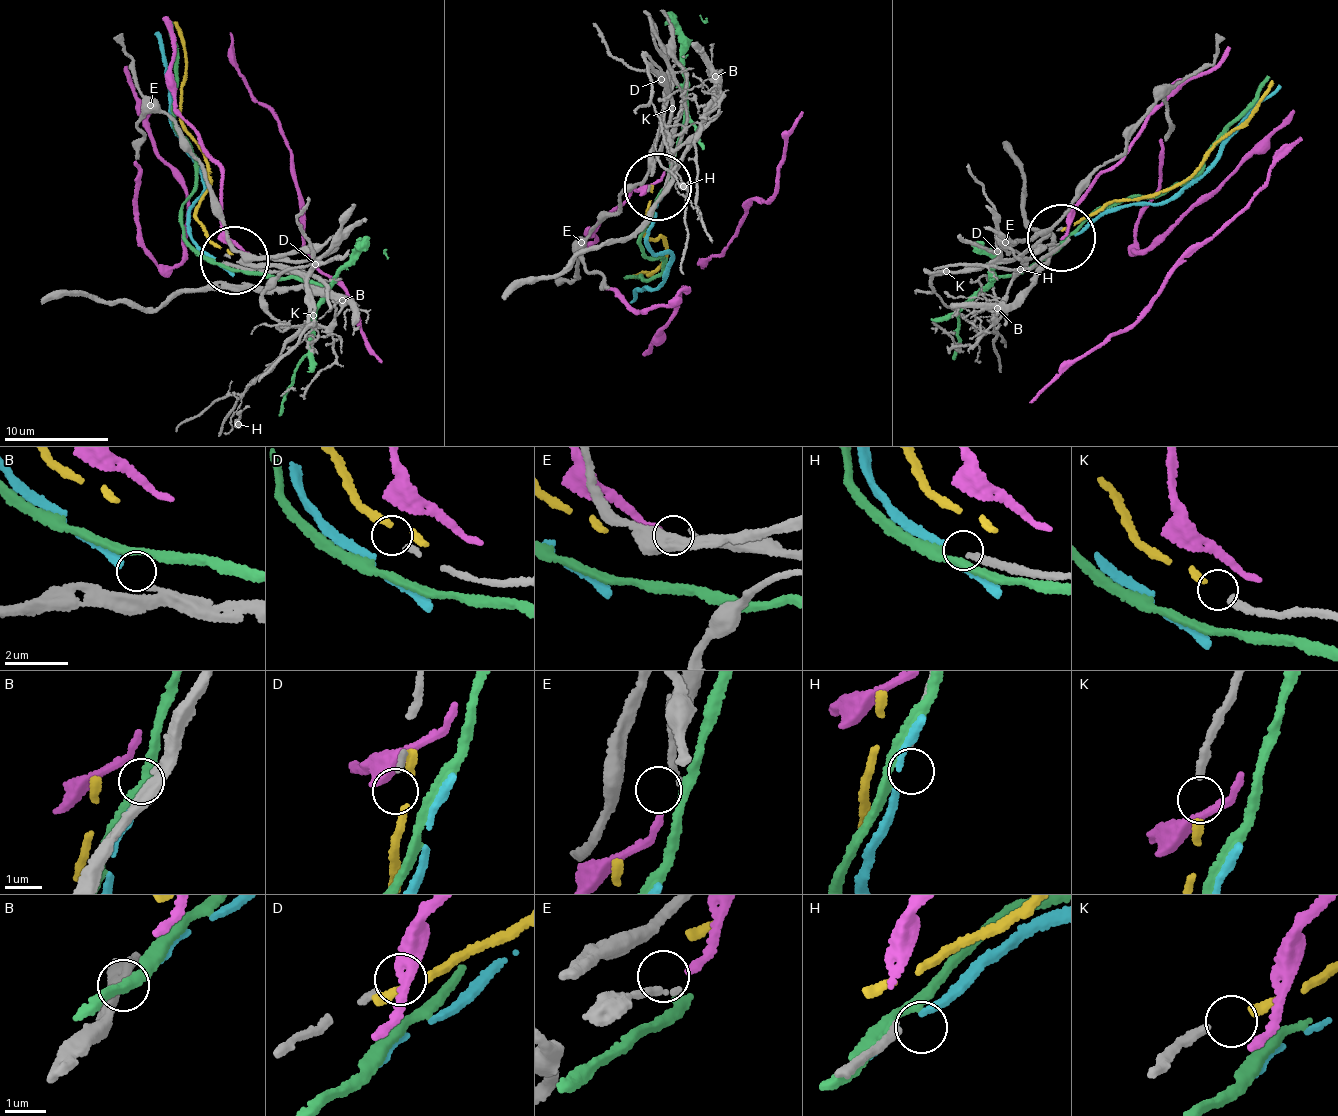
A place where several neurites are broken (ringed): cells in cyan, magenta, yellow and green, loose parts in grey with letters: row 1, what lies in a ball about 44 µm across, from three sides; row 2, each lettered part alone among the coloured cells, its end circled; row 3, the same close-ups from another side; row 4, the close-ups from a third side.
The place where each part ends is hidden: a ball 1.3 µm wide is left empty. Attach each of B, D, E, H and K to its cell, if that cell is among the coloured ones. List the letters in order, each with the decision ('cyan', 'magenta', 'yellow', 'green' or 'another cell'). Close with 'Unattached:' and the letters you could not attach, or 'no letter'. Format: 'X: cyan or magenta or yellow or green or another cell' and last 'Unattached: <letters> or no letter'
B: cyan
D: another cell
E: magenta
H: another cell
K: yellow
Unattached: D, H

